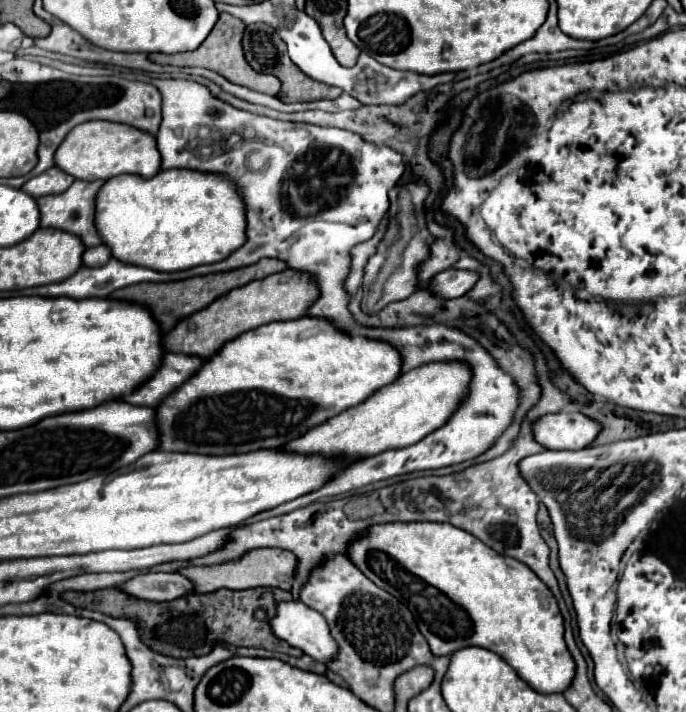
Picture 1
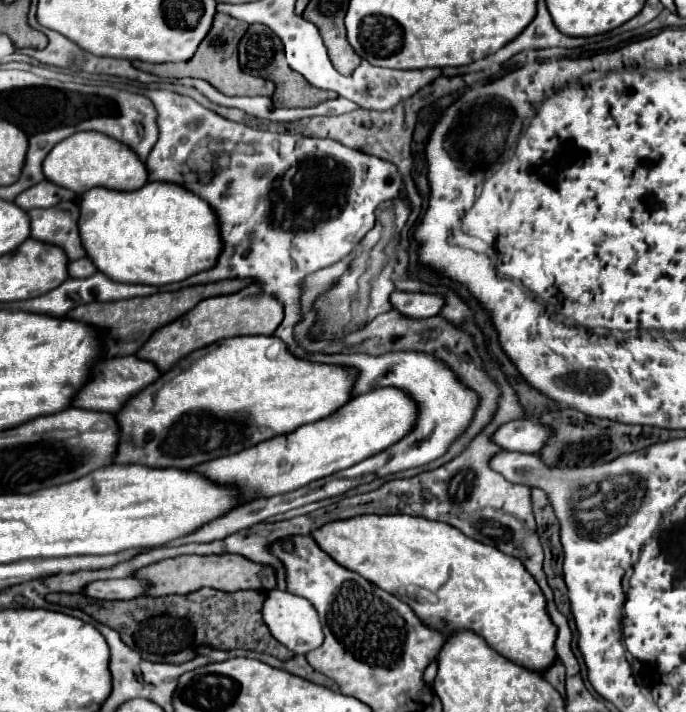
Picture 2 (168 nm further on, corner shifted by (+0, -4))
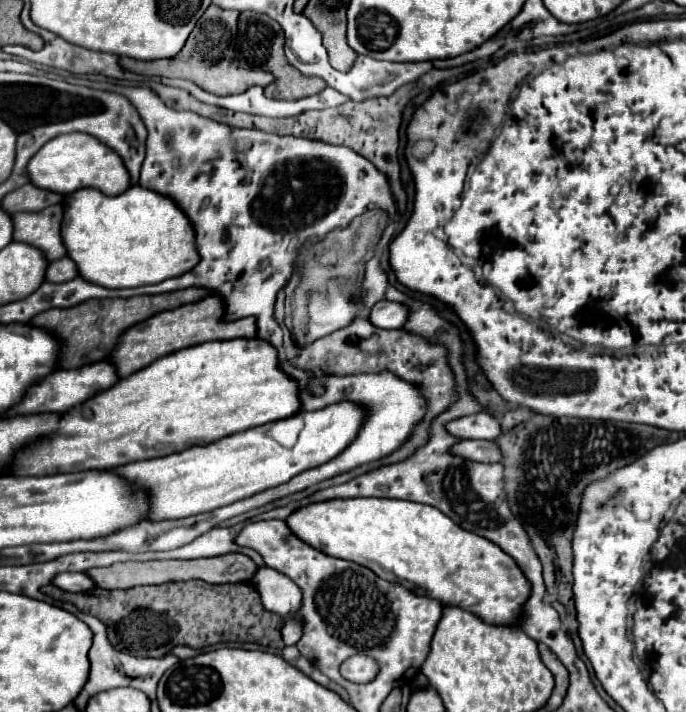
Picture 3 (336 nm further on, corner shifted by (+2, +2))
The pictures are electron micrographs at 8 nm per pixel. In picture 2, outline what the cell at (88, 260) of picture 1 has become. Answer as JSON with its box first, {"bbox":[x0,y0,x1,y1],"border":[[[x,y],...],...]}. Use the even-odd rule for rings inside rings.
{"bbox":[68,257,96,279],"border":[[[82,257],[78,261],[68,263],[68,275],[74,279],[84,279],[84,277],[90,277],[94,273],[96,273],[96,267],[88,257]]]}

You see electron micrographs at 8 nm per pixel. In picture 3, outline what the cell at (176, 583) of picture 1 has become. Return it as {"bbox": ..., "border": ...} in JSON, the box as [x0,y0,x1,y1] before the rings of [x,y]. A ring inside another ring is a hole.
{"bbox":[54,573,94,593],"border":[[[60,573],[54,579],[54,585],[64,589],[64,591],[72,591],[72,593],[94,589],[94,581],[88,579],[86,573]]]}

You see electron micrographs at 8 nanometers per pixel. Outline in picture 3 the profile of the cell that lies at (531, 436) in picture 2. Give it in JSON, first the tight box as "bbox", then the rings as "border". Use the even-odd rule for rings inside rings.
{"bbox":[448,413,502,441],"border":[[[476,413],[448,423],[448,431],[460,439],[488,439],[496,441],[502,433],[500,421],[490,413]]]}

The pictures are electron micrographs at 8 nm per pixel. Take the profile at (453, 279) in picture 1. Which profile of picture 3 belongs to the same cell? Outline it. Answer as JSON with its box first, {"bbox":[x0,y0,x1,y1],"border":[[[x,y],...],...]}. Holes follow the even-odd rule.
{"bbox":[368,299,410,329],"border":[[[382,299],[376,303],[376,307],[372,307],[368,317],[372,325],[392,329],[392,327],[404,327],[408,321],[408,315],[410,315],[410,309],[406,305]]]}

